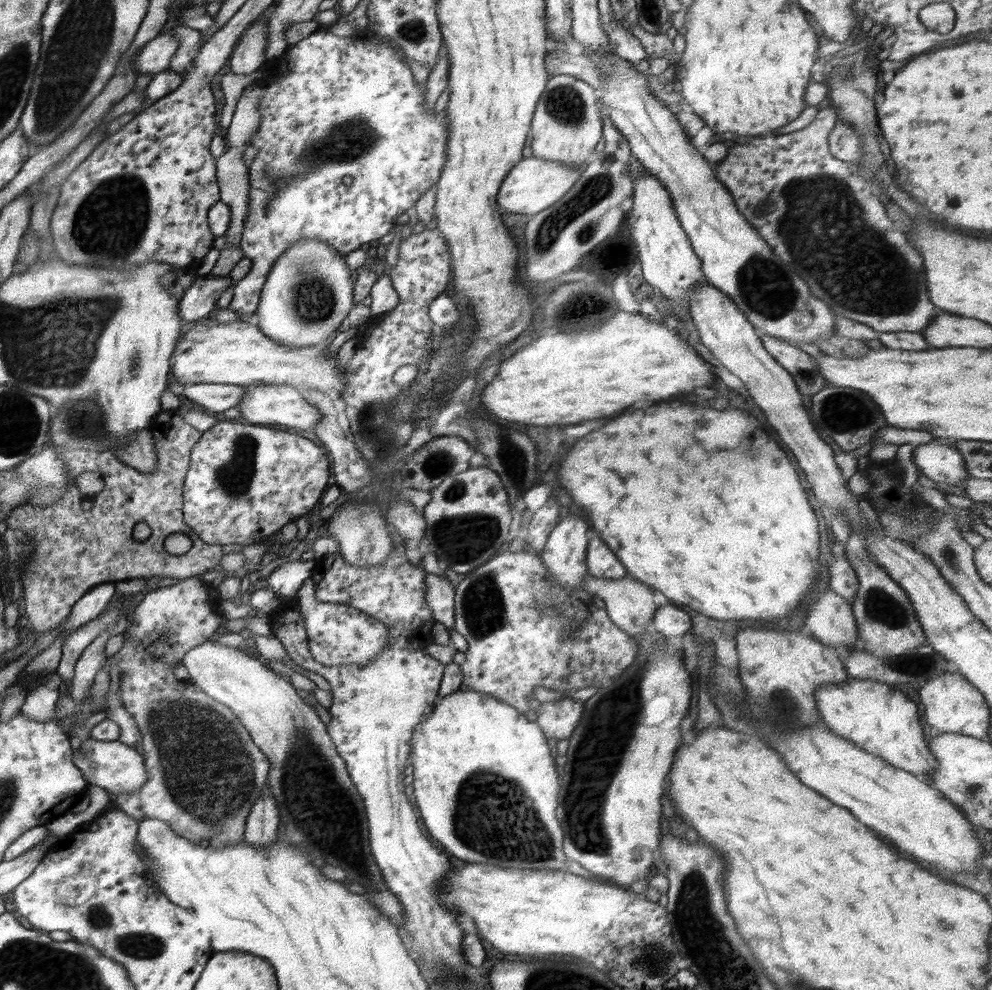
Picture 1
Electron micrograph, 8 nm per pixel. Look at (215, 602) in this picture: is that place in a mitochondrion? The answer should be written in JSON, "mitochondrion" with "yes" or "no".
{"mitochondrion":"no"}

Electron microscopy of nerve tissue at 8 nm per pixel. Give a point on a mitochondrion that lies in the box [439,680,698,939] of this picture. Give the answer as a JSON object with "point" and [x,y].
{"point":[485,798]}

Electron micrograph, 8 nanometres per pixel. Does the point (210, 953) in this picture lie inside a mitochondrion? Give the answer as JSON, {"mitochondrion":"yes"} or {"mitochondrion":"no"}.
{"mitochondrion":"no"}

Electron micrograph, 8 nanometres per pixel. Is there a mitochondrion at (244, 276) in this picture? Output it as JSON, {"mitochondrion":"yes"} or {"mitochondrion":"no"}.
{"mitochondrion":"no"}

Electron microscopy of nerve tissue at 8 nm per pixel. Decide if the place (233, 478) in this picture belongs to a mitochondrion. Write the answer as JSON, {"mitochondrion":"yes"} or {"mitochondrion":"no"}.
{"mitochondrion":"yes"}

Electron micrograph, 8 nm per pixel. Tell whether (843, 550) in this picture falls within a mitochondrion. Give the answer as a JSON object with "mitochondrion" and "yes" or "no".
{"mitochondrion":"no"}

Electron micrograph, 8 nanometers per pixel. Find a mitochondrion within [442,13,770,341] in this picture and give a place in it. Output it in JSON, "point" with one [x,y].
{"point":[582,213]}

